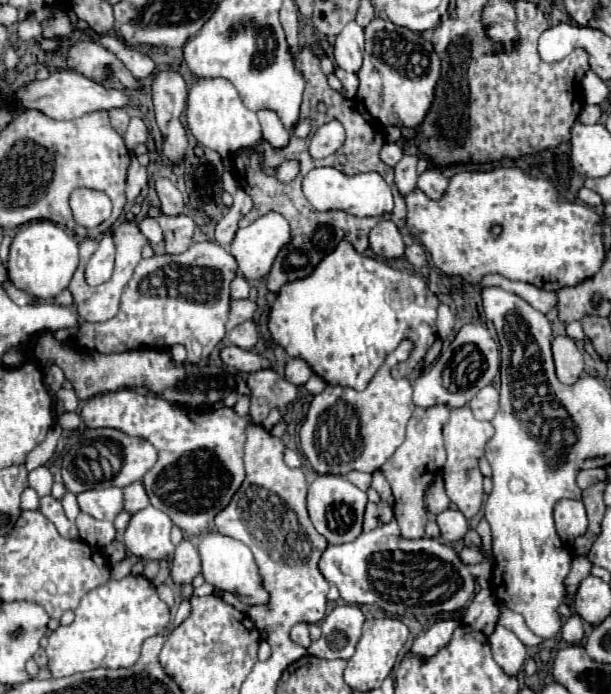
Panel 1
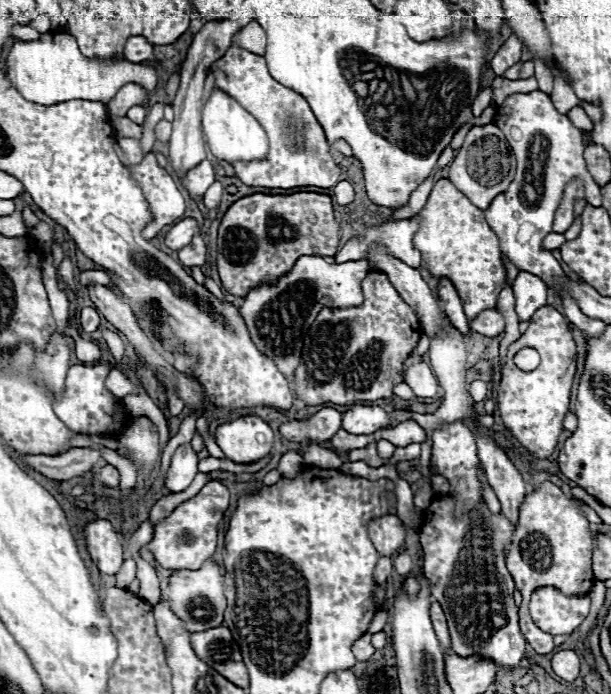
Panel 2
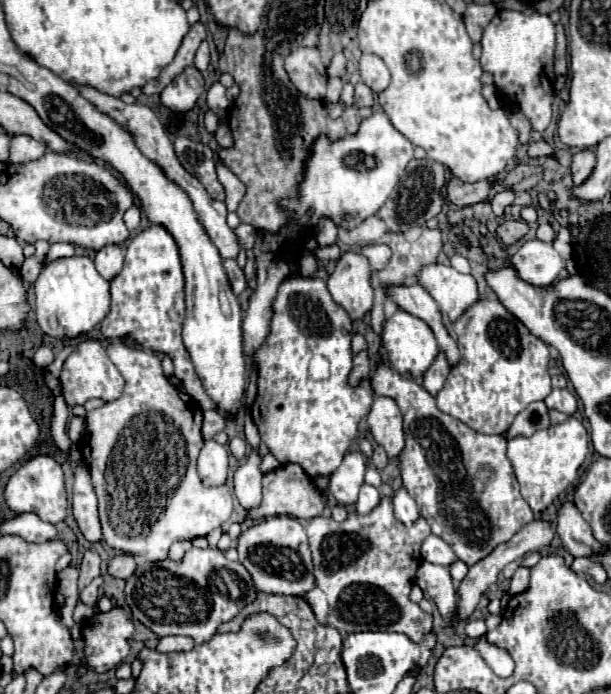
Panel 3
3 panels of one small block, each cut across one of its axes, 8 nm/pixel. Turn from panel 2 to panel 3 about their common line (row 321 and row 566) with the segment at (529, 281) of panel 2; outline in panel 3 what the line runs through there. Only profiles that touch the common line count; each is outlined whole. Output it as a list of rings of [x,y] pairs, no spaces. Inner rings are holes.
[[[520,566],[516,570],[516,574],[512,576],[512,586],[510,586],[510,592],[512,594],[520,594],[528,588],[528,582],[530,582],[530,568],[528,566]]]

